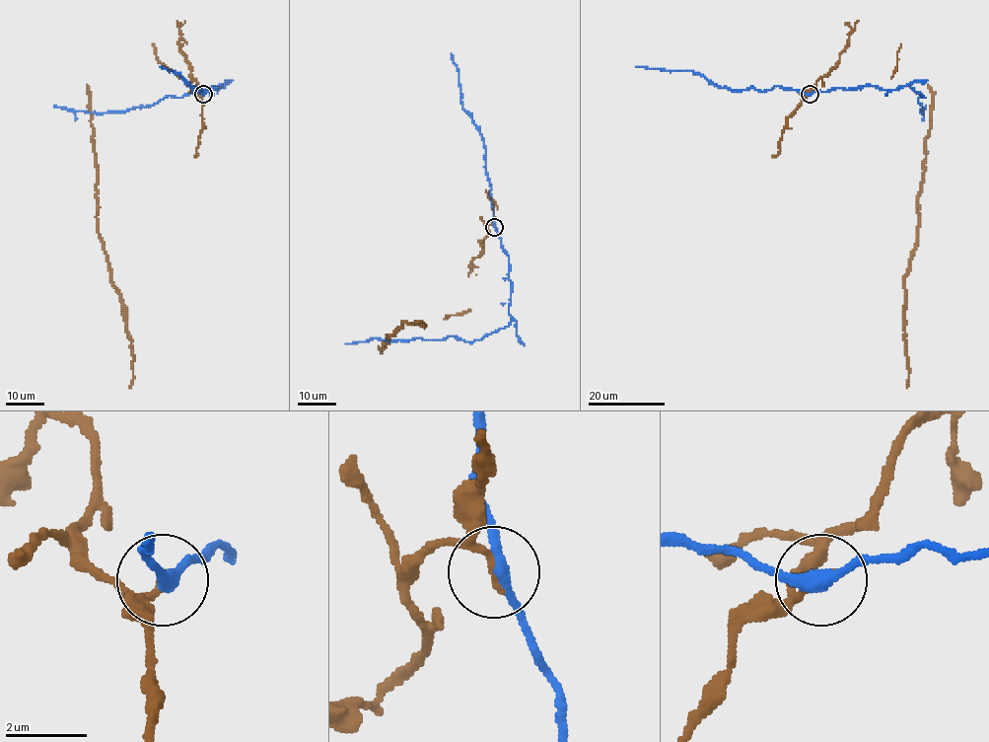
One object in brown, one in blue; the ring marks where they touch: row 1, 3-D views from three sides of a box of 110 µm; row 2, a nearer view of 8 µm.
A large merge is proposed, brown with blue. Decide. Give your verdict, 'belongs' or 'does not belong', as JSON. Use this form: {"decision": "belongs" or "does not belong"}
{"decision": "does not belong"}

